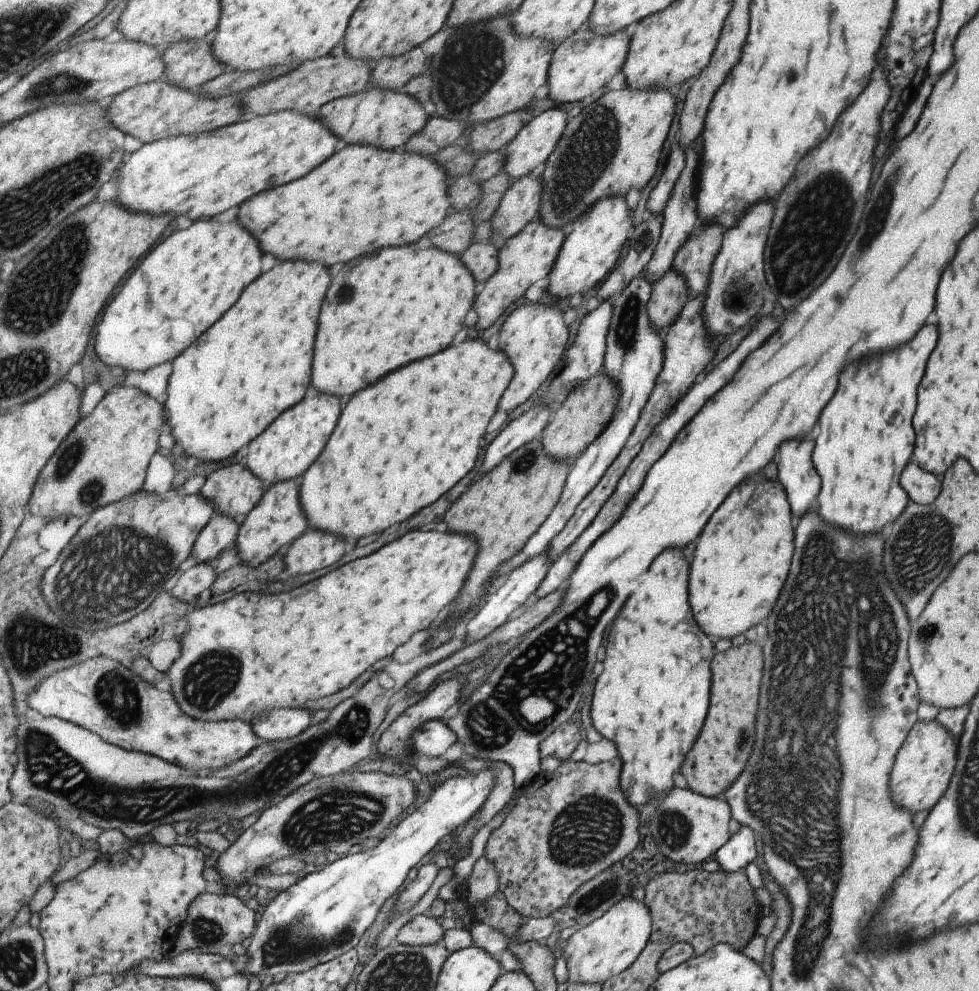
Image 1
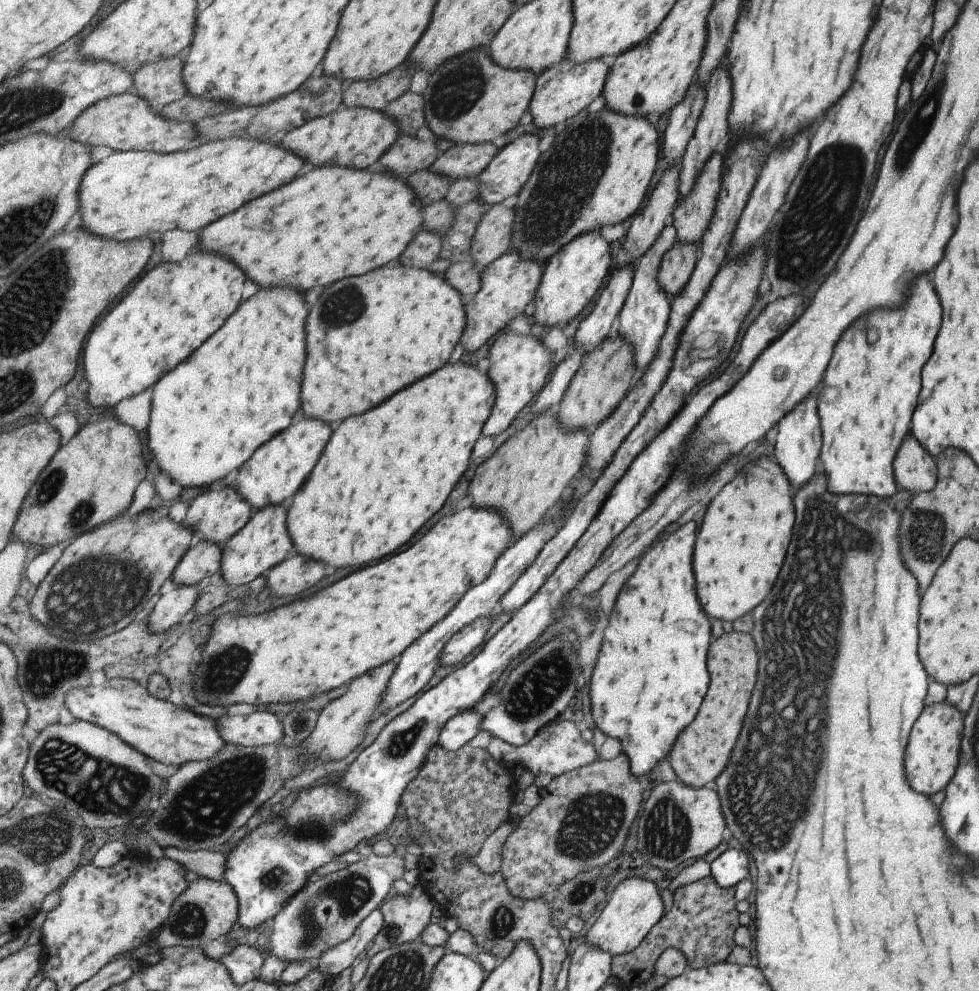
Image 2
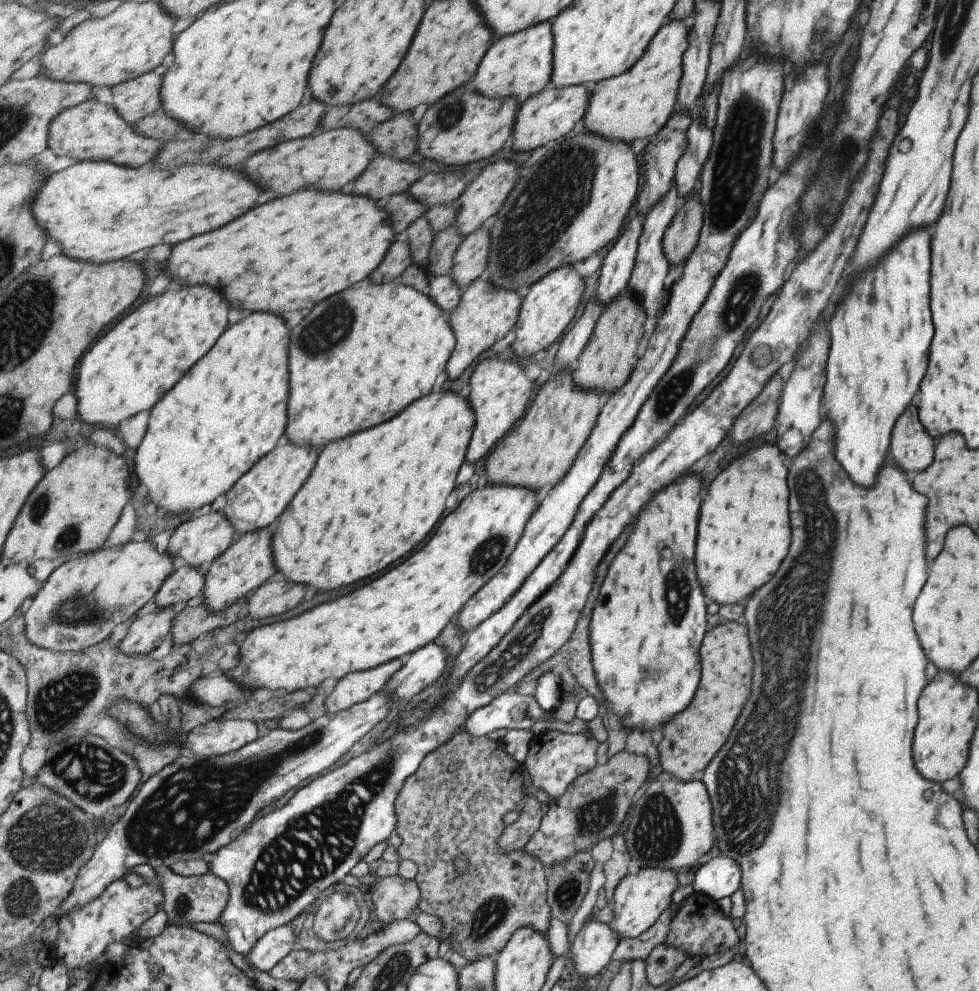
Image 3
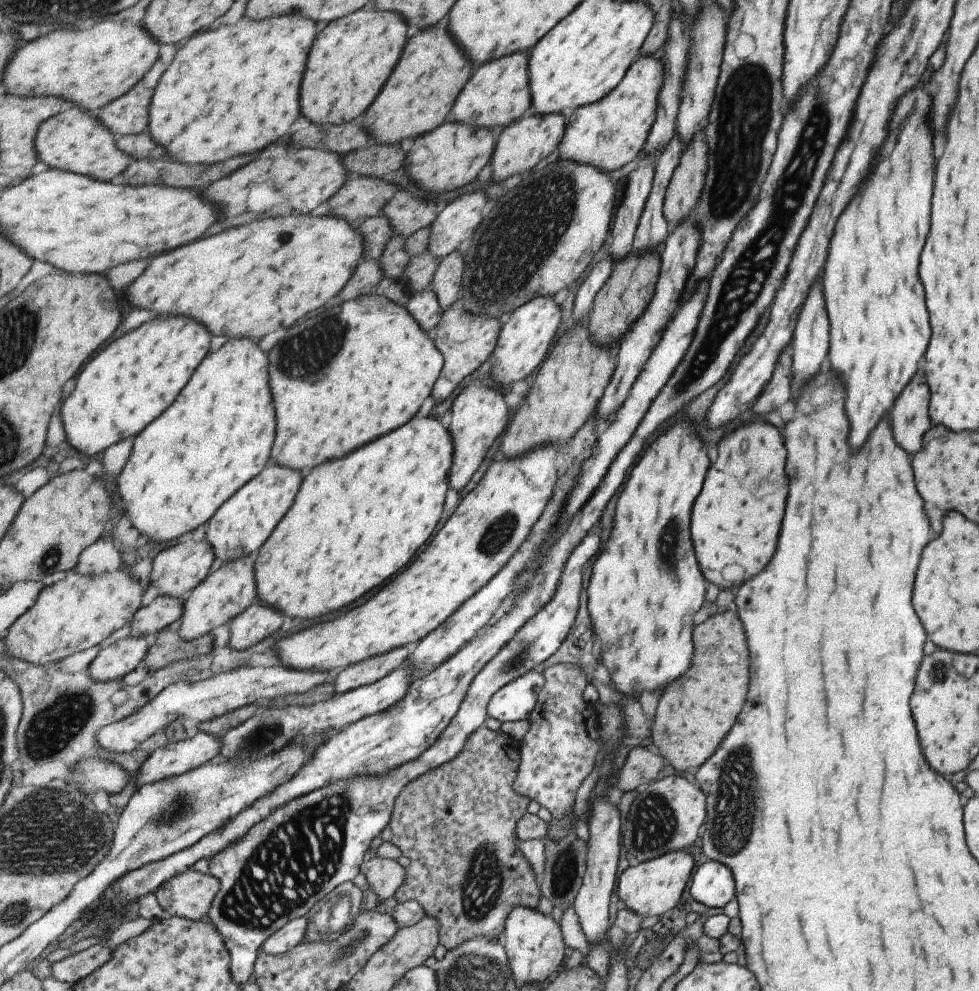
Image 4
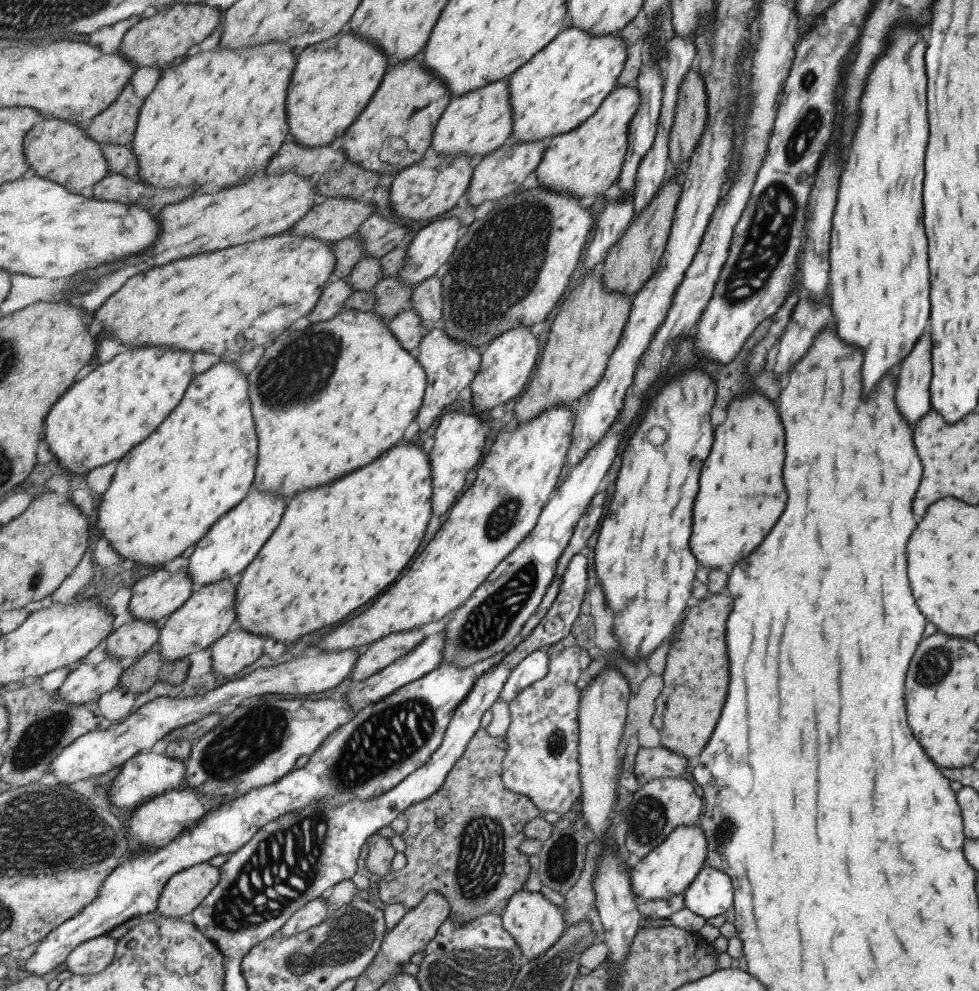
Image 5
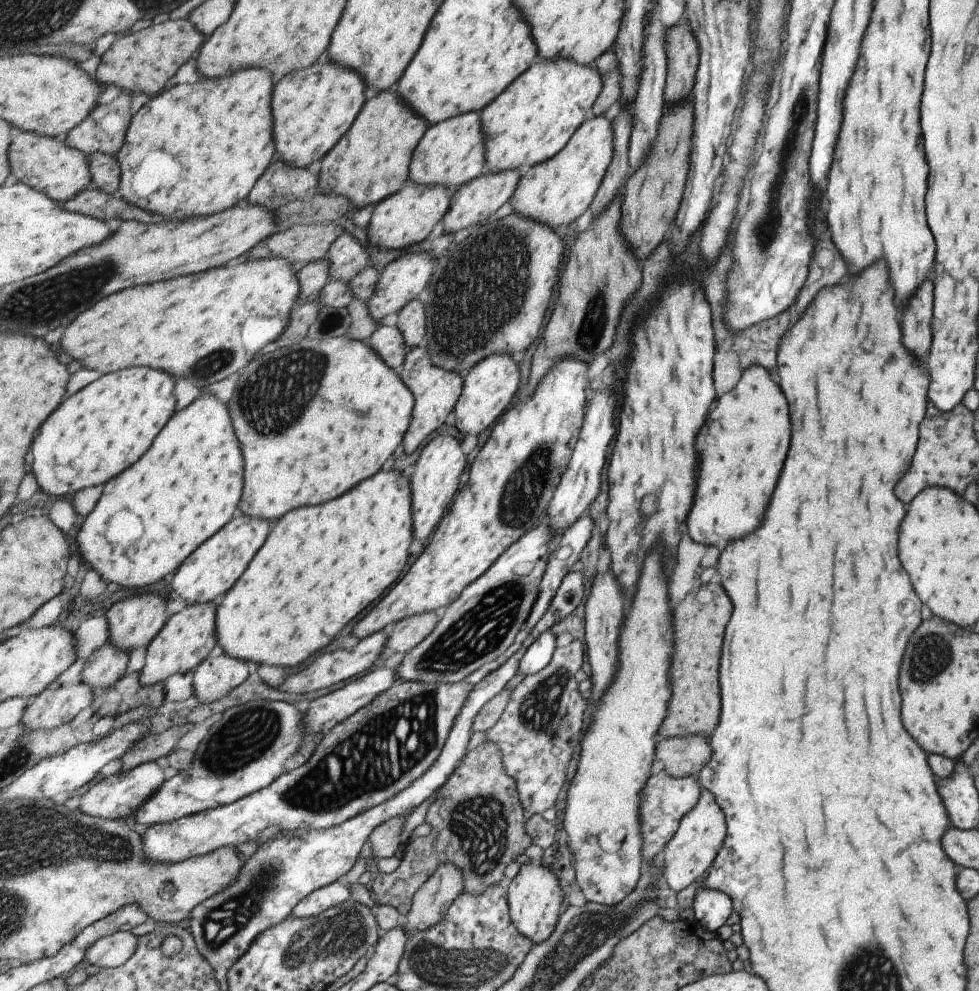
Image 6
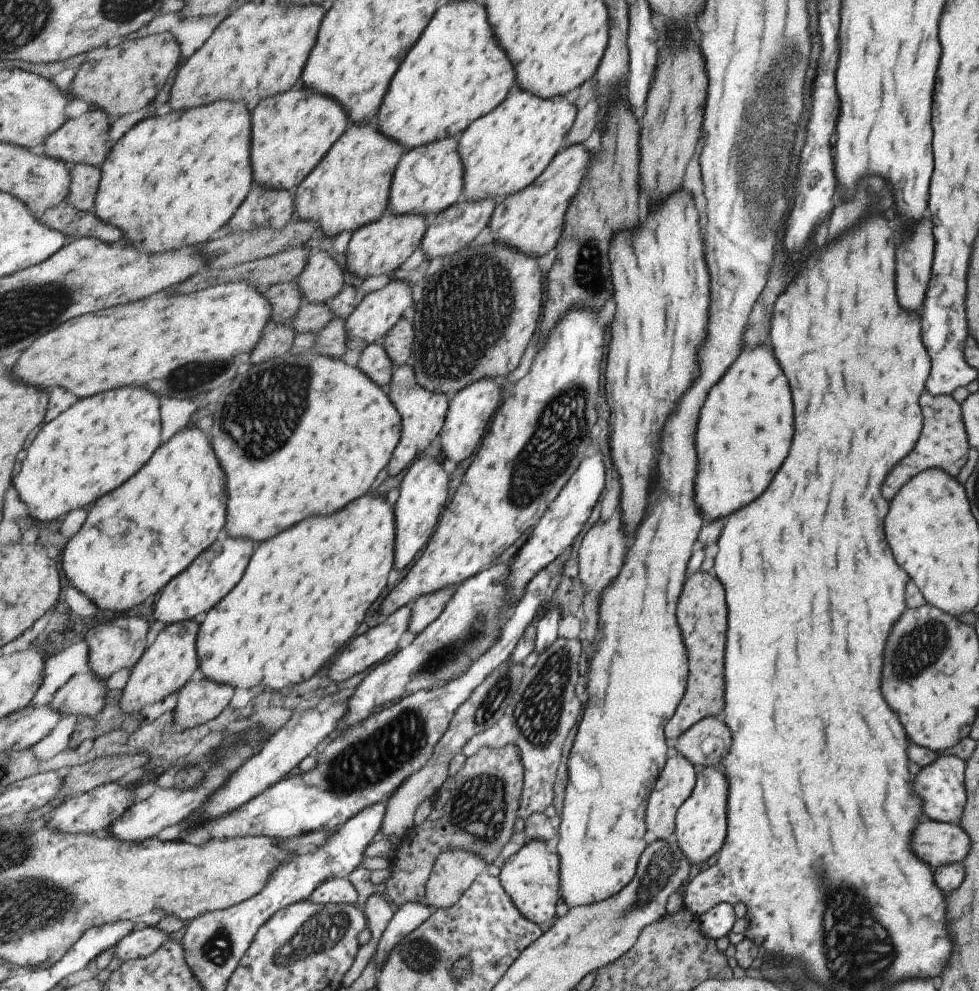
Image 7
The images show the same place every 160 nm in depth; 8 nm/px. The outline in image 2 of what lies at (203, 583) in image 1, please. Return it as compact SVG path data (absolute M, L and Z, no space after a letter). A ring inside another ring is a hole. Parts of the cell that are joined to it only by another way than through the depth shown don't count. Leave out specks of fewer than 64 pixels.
M176 585L170 592L163 594L155 605L151 608L149 614L146 615L148 618L148 626L152 629L152 632L156 635L166 633L173 627L176 627L189 610L193 610L196 605L197 599L199 598L199 592L196 586L189 587L183 585Z

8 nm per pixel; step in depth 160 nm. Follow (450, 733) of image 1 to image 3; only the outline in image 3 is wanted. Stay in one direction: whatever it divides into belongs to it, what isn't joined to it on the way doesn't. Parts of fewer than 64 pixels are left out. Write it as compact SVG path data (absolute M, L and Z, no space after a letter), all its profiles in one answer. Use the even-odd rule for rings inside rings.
M511 691L499 695L495 700L491 701L491 704L476 710L470 717L466 724L461 728L467 729L470 733L473 733L476 737L482 737L486 734L491 734L499 729L523 729L531 730L533 724L537 720L554 719L554 712L545 712L545 709L538 703L535 694L519 694L519 692Z

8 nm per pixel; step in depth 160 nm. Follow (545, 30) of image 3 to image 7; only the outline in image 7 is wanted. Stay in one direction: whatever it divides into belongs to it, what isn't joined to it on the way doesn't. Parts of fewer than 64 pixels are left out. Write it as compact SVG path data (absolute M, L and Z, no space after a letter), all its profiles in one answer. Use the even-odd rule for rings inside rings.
M447 137L407 151L394 174L388 209L394 215L423 215L427 220L439 217L465 200L465 178L465 163L462 162L458 138Z

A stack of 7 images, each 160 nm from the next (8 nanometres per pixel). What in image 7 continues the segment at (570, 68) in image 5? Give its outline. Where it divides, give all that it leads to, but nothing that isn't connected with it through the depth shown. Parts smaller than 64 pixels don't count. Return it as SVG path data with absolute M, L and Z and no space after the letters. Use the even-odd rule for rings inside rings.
M515 85L503 104L475 121L458 138L466 170L465 200L495 199L500 205L507 197L531 186L558 152L565 149L567 130L571 128L576 110L575 102L566 96L542 99Z

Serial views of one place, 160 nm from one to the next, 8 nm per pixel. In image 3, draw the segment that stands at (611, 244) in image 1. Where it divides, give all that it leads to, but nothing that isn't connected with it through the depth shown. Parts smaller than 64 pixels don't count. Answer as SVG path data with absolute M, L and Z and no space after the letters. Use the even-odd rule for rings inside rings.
M571 265L554 270L529 288L515 326L515 338L511 344L514 354L519 358L527 358L547 351L549 347L559 342L559 338L565 335L567 324L573 320L577 312L581 292L583 292L583 282L575 276Z

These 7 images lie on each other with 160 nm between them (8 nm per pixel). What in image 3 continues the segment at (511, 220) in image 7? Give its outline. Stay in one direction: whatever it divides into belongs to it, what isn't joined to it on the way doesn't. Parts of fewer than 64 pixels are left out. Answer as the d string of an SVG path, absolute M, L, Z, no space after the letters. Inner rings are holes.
M680 21L665 22L629 70L618 77L589 85L587 112L582 116L584 130L608 141L624 143L653 136L675 108L687 33L688 29L683 28Z

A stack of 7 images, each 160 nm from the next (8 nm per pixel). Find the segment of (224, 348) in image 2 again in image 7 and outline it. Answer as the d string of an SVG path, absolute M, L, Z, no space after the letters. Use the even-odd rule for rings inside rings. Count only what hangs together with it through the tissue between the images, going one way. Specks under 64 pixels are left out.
M189 425L178 433L177 436L169 439L169 442L161 445L158 448L158 452L152 458L153 460L135 478L131 478L131 482L127 482L119 490L107 494L107 498L101 498L101 502L97 502L93 506L93 510L89 512L89 518L87 518L83 530L73 540L67 542L65 546L61 560L66 578L70 585L79 590L79 592L82 592L100 610L108 610L115 614L126 614L131 608L135 608L136 604L143 604L147 598L155 596L157 592L162 592L175 578L178 578L185 570L190 569L194 565L195 559L201 557L207 549L210 549L218 541L219 534L225 529L229 487L226 486L226 471L222 468L222 463L214 451L213 438L209 441L209 438L201 430Z

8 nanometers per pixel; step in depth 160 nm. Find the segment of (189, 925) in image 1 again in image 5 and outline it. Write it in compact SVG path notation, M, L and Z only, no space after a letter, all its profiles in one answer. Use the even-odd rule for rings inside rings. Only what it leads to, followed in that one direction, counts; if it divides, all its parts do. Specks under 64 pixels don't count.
M209 862L175 874L163 890L158 912L163 917L177 919L193 914L214 892L221 878L220 868Z

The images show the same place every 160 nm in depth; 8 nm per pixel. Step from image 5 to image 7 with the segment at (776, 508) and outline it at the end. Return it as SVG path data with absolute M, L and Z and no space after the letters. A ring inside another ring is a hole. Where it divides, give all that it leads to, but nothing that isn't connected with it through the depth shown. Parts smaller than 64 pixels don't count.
M763 344L743 347L737 358L721 375L719 382L709 390L707 400L701 408L697 430L695 430L695 450L697 450L697 478L695 478L695 502L703 516L721 518L733 510L755 500L765 486L771 482L773 474L781 466L793 434L793 414L787 380L775 362L771 350Z

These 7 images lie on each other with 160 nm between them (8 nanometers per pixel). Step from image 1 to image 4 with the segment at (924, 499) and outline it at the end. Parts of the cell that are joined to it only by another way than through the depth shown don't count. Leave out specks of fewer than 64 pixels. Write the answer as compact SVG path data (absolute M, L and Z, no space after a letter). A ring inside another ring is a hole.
M915 372L917 376L907 382L905 390L899 394L899 398L893 402L893 410L889 412L891 428L893 428L893 440L899 442L899 446L913 454L915 448L919 450L919 442L923 432L929 428L927 418L927 384L923 372Z

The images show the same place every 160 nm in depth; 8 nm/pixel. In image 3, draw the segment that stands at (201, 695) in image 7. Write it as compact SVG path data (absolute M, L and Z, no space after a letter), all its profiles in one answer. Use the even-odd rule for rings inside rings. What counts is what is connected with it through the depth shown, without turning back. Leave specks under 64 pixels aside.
M281 573L277 575L278 577L268 580L247 598L248 616L251 620L279 616L281 612L287 612L297 606L305 596L305 586L295 584L293 596L293 582L279 580Z

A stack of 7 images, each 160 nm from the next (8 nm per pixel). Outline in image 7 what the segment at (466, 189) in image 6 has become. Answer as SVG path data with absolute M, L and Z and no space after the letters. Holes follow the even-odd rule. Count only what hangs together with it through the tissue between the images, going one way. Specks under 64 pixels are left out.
M483 199L482 201L463 200L458 205L447 209L441 216L431 219L421 246L426 258L429 261L433 260L433 258L439 258L439 256L447 259L460 250L467 248L483 232L483 228L488 226L497 206L495 199Z

